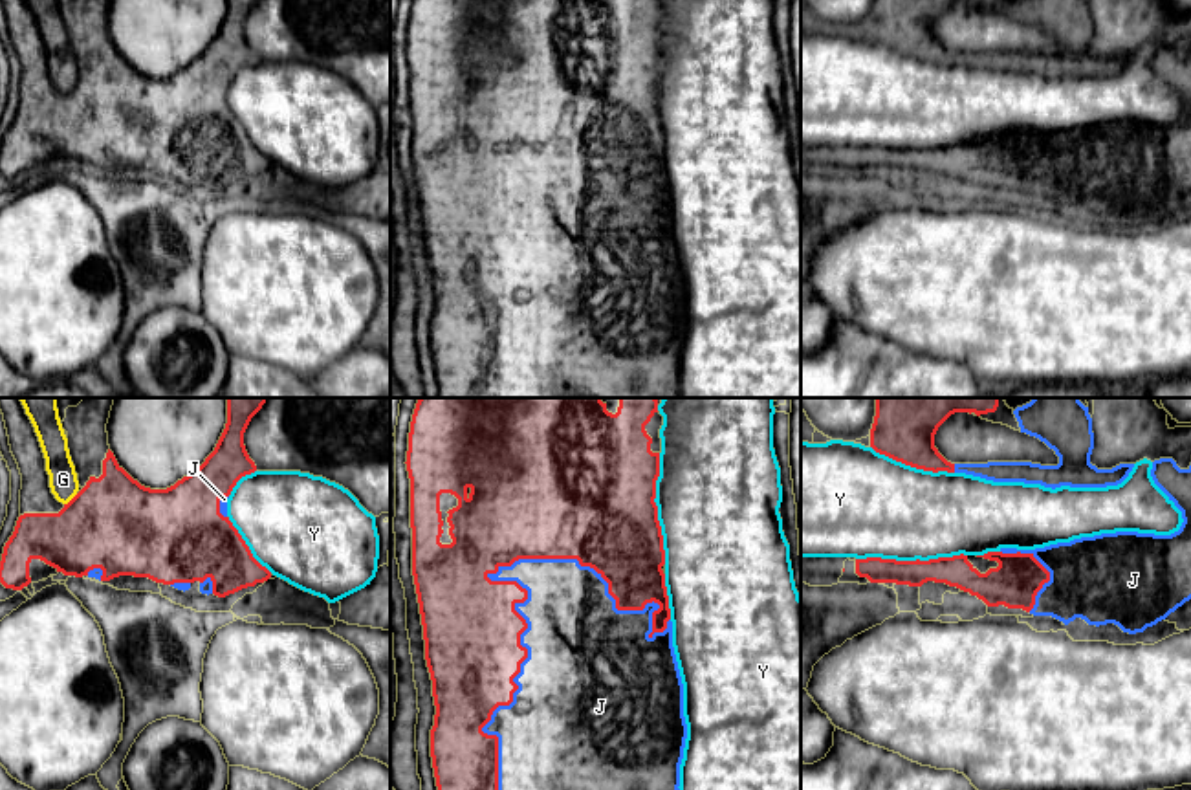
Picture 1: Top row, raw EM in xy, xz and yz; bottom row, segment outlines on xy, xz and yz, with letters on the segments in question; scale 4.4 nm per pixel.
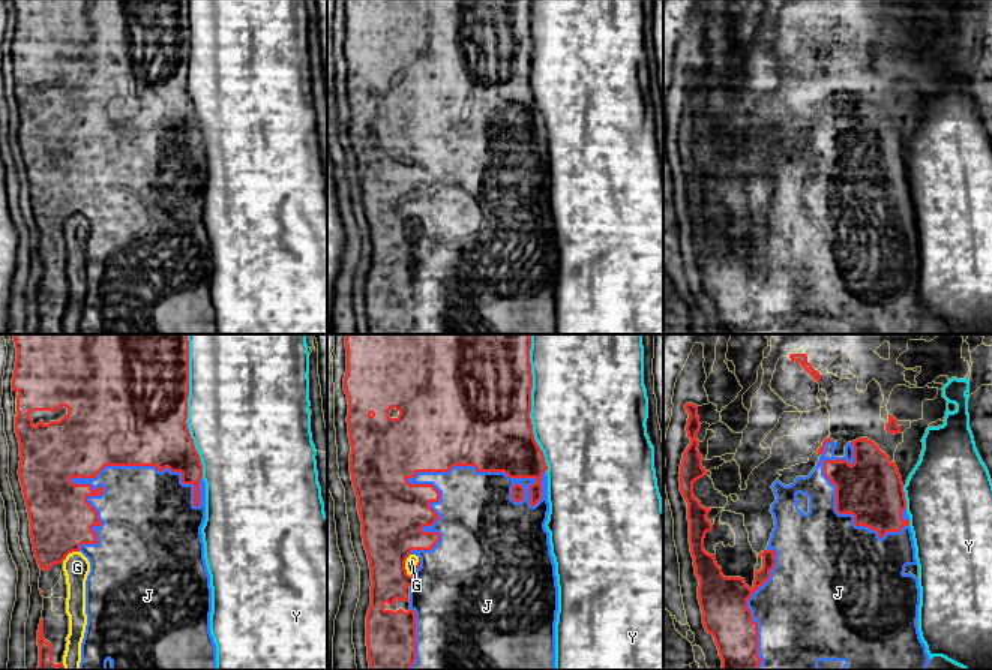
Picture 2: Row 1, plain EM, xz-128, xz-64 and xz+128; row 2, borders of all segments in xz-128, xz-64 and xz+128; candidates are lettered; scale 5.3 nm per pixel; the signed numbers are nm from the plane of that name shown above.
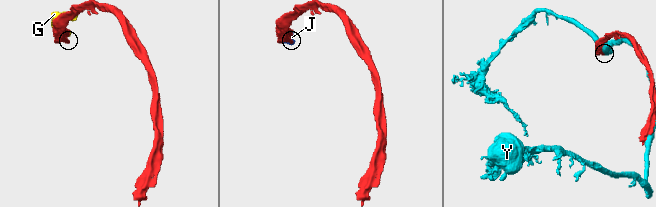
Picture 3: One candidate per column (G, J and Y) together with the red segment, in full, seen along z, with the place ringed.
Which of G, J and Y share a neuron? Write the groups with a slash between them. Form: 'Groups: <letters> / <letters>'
Groups: G / J / Y

